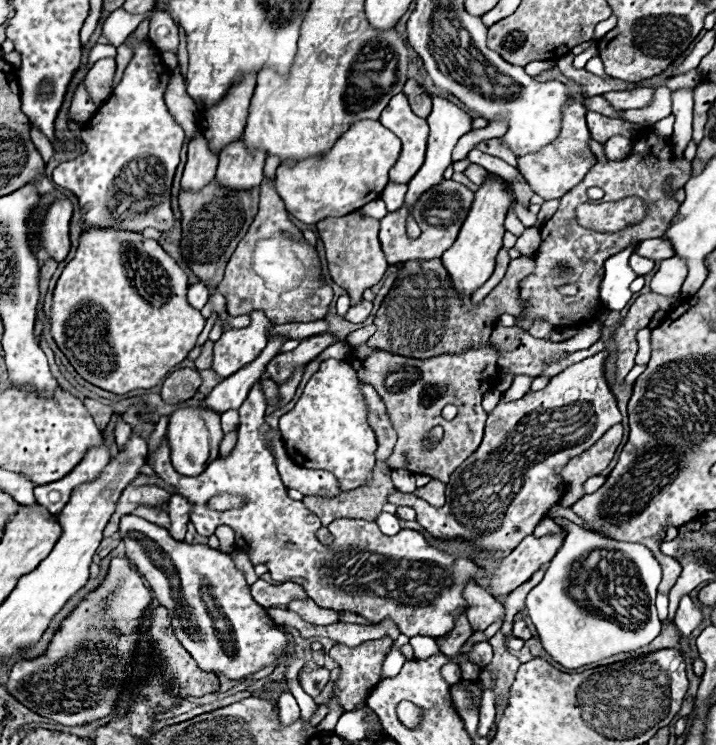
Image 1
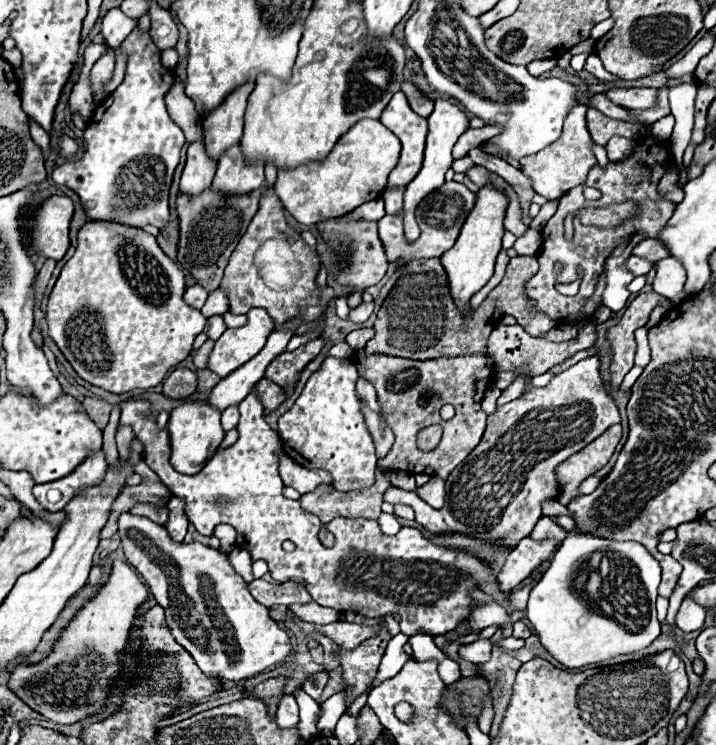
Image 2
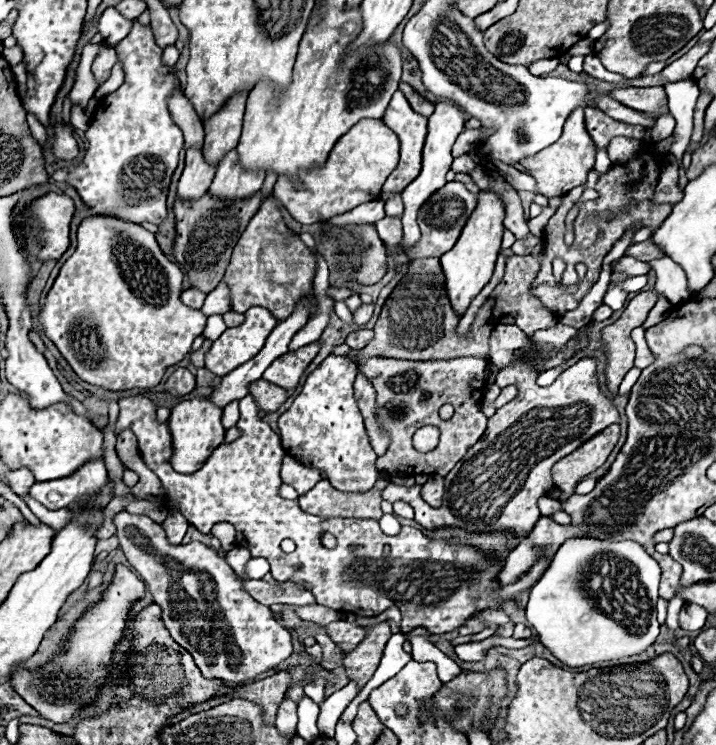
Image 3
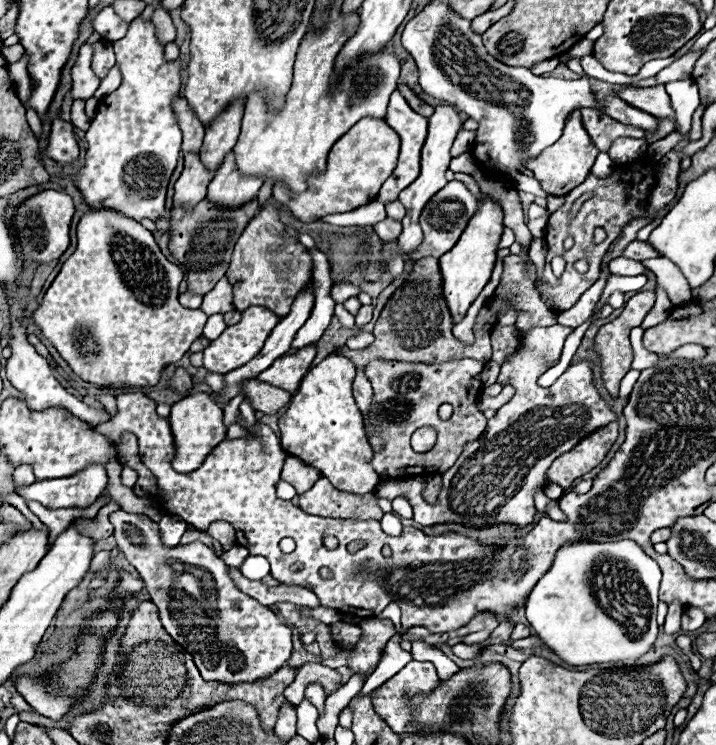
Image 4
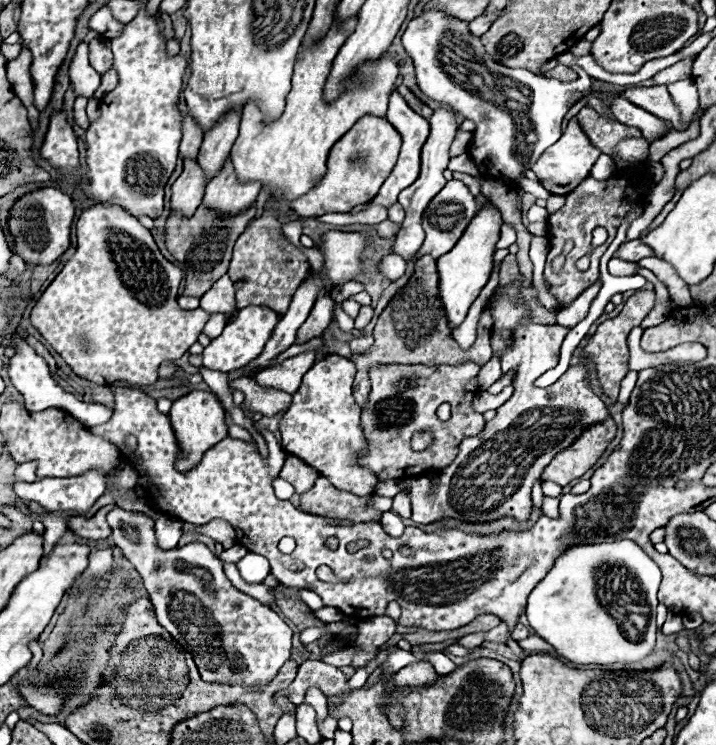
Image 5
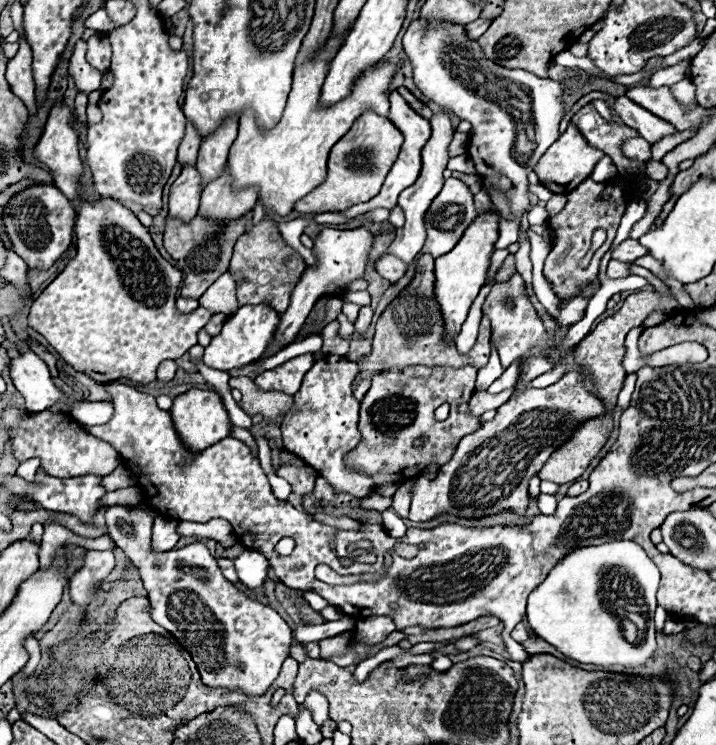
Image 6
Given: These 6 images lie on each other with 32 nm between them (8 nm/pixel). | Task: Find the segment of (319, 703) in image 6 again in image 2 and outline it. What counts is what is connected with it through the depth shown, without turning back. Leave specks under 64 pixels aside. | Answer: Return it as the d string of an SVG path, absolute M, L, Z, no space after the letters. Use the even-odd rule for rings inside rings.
M316 672L316 674L310 674L308 678L304 678L302 690L304 690L308 696L312 696L314 700L320 700L326 682L328 682L328 674L326 674L326 672Z

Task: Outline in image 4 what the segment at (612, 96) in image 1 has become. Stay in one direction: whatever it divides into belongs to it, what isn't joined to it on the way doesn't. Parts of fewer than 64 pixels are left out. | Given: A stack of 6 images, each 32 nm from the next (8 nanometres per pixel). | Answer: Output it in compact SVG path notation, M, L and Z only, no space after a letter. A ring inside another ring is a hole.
M652 86L652 88L624 88L616 92L618 98L626 100L630 106L646 110L648 114L656 118L670 118L676 122L676 112L670 104L670 96L664 90L664 86Z

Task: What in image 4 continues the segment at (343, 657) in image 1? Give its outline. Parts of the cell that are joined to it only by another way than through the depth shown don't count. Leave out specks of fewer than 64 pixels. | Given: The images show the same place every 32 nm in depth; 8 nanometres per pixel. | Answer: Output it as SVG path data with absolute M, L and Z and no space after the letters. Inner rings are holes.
M371 618L367 622L360 625L362 636L355 648L352 650L350 660L348 660L348 668L352 668L352 672L366 672L372 674L372 670L376 668L380 654L384 650L384 644L396 634L396 628L392 624L392 620L388 618Z

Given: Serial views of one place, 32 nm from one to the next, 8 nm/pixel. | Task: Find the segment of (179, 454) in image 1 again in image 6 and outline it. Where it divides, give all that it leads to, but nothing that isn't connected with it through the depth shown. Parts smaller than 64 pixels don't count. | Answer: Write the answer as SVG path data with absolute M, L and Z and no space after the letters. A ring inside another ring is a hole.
M190 388L188 392L180 394L174 398L174 404L170 408L174 426L180 434L180 438L186 442L190 450L202 450L206 446L212 446L214 442L220 442L222 438L230 436L232 424L228 418L228 412L224 408L224 402L218 392L214 390L200 390L200 388Z

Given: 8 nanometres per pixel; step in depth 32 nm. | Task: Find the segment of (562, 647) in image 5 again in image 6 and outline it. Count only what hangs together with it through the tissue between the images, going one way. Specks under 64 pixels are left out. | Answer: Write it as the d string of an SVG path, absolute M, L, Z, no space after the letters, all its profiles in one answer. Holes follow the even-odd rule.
M614 540L614 542L600 544L600 546L586 546L582 550L570 552L566 558L562 558L562 562L558 562L558 566L554 566L554 570L550 570L546 580L528 596L526 618L528 618L530 628L542 640L546 640L558 652L562 652L564 656L568 656L576 662L594 664L594 666L628 666L628 668L644 666L656 654L656 630L654 630L654 622L652 622L652 612L656 608L658 582L660 582L658 568L646 556L642 546L638 546L636 542ZM626 608L644 608L646 610L646 612L642 610L640 614L632 612L632 616L646 618L644 632L638 632L638 626L634 624L634 628L636 628L634 642L628 642L626 632L624 632L622 618L630 620L630 616L628 616L630 612Z

